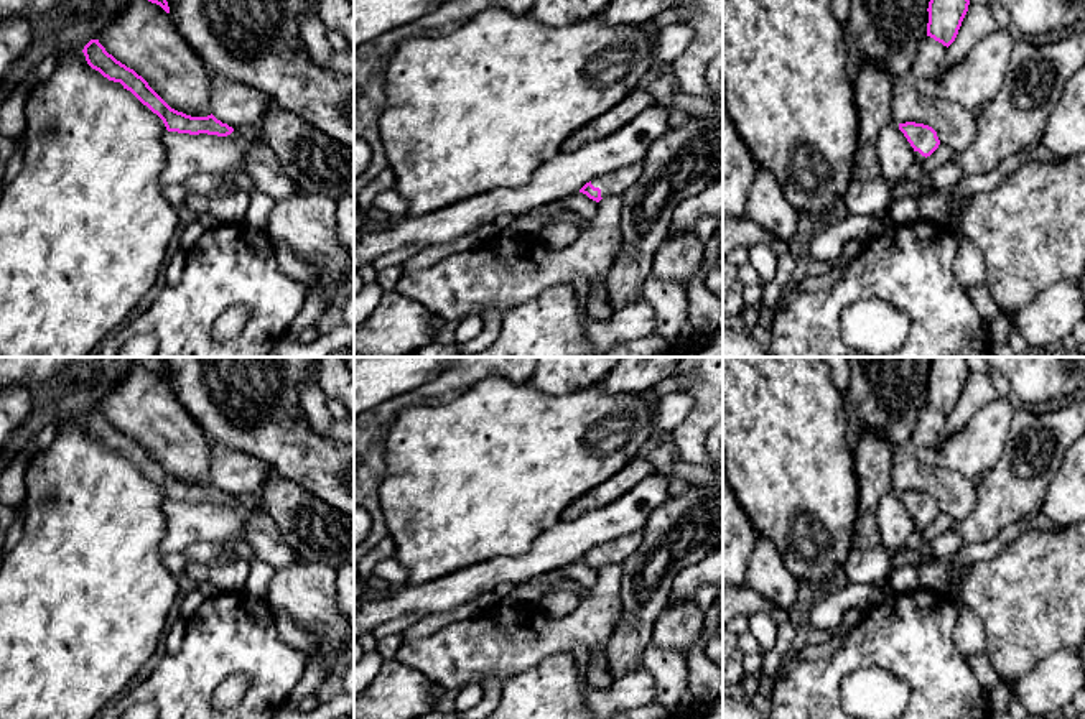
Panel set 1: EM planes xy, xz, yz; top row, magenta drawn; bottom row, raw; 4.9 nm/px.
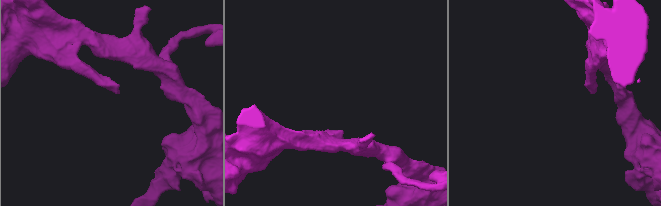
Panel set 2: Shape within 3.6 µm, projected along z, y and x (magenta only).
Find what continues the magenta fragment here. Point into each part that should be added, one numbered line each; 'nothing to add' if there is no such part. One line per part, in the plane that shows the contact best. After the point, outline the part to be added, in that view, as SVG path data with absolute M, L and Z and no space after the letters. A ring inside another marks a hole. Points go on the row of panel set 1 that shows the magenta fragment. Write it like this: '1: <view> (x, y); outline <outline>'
1: xz (616, 183); outline M642 161L632 163L627 168L594 178L591 184L601 189L601 197L622 196L640 178L642 168Z

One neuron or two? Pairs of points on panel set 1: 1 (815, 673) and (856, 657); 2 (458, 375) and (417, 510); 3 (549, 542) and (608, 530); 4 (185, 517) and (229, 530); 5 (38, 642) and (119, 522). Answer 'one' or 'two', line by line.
1: one
2: two
3: one
4: one
5: one

